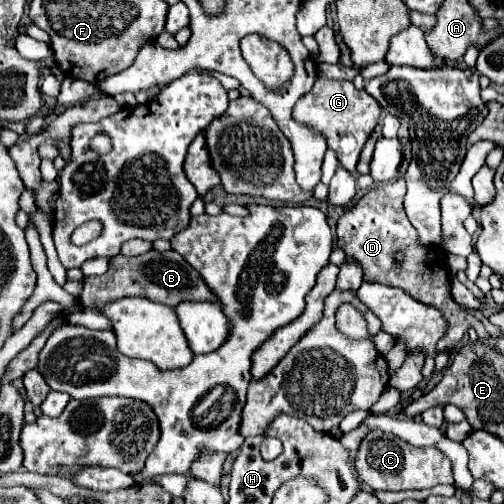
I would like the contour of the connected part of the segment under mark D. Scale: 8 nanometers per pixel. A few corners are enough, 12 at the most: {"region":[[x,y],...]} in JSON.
{"region":[[402,177],[338,219],[364,281],[438,307],[452,351],[482,323],[452,301],[446,255],[424,247]]}

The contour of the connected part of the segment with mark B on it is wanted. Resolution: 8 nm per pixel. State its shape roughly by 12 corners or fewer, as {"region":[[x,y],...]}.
{"region":[[172,249],[112,257],[84,277],[82,309],[122,297],[176,307],[220,299]]}

